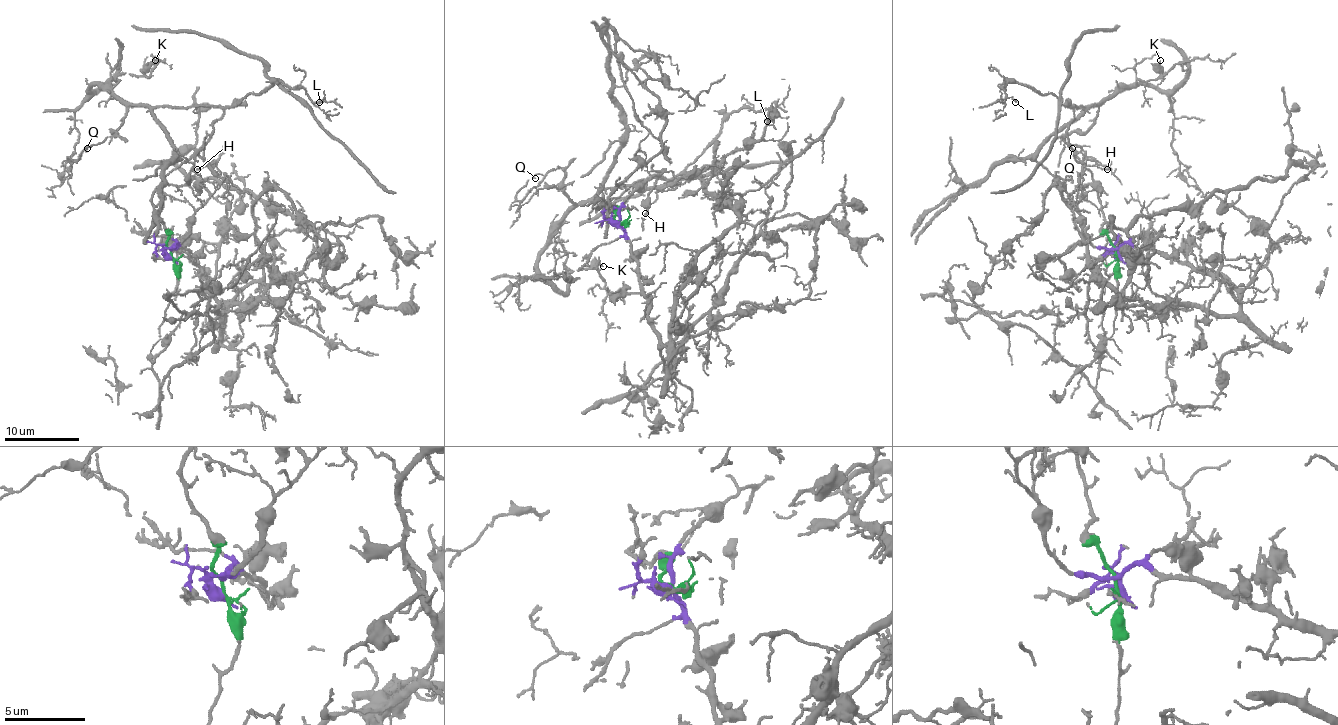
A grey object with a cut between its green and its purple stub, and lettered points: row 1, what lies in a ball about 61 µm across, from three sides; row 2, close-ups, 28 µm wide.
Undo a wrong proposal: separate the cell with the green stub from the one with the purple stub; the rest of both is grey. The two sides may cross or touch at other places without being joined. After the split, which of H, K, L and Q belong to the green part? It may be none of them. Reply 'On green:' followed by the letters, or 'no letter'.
On green: H, K, L, Q

